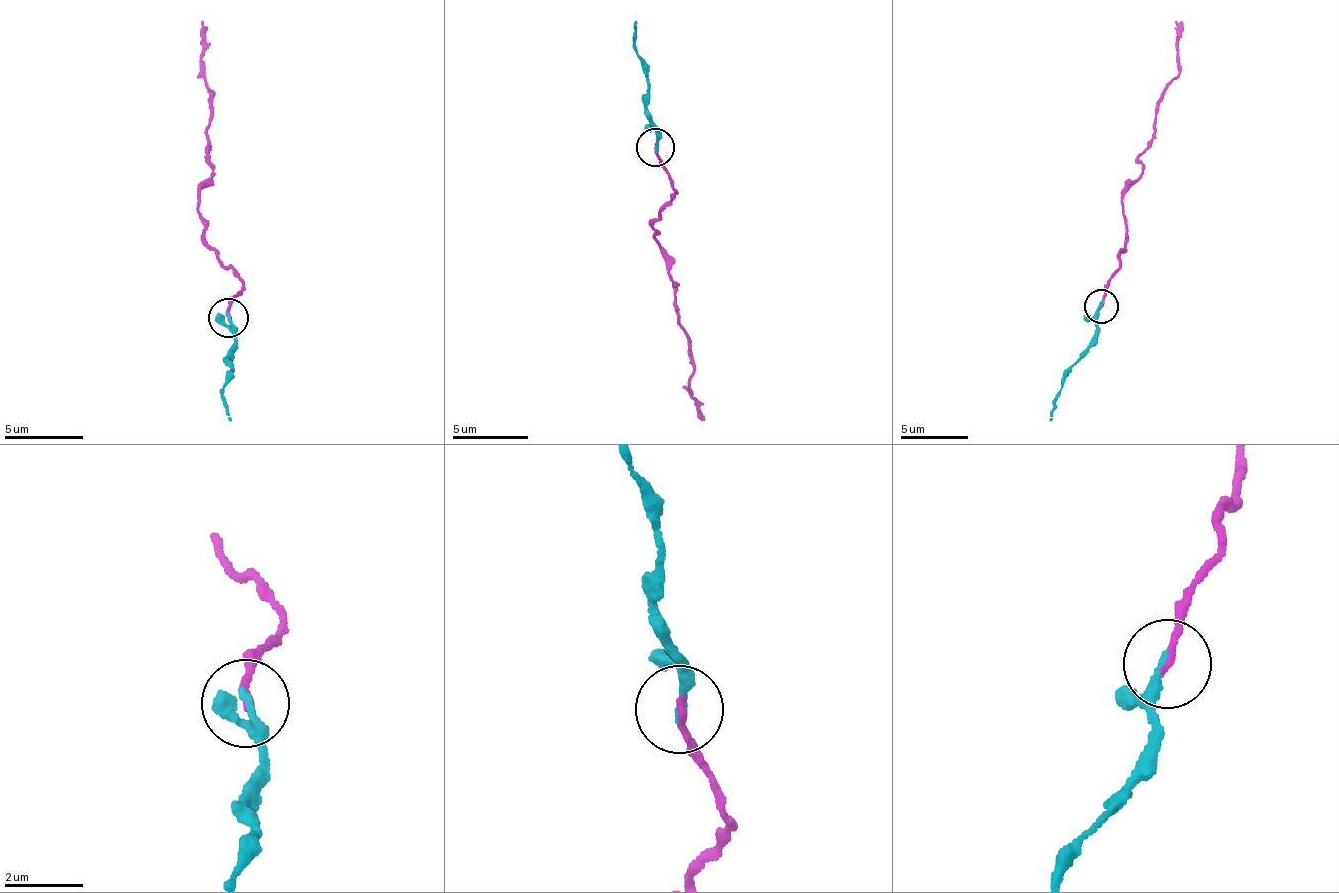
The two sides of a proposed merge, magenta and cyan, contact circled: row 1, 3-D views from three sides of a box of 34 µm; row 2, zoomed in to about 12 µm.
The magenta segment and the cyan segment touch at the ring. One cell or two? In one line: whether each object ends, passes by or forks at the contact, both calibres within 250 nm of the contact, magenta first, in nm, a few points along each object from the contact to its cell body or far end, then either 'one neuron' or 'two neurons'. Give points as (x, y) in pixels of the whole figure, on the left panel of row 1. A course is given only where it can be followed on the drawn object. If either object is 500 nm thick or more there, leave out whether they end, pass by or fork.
magenta ends; cyan ends; calibres 190 and 200 nm; course magenta (229, 319), (242, 280), (203, 236), (198, 187), (211, 178), (207, 27); course cyan (229, 319), (236, 349), (221, 393), (231, 421); one neuron

